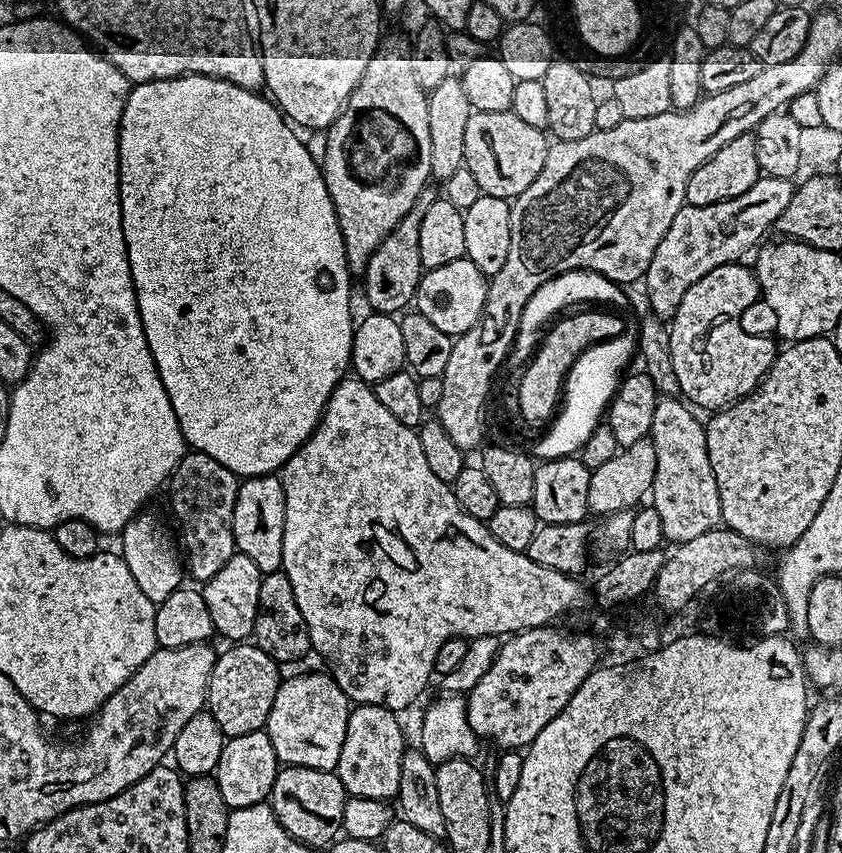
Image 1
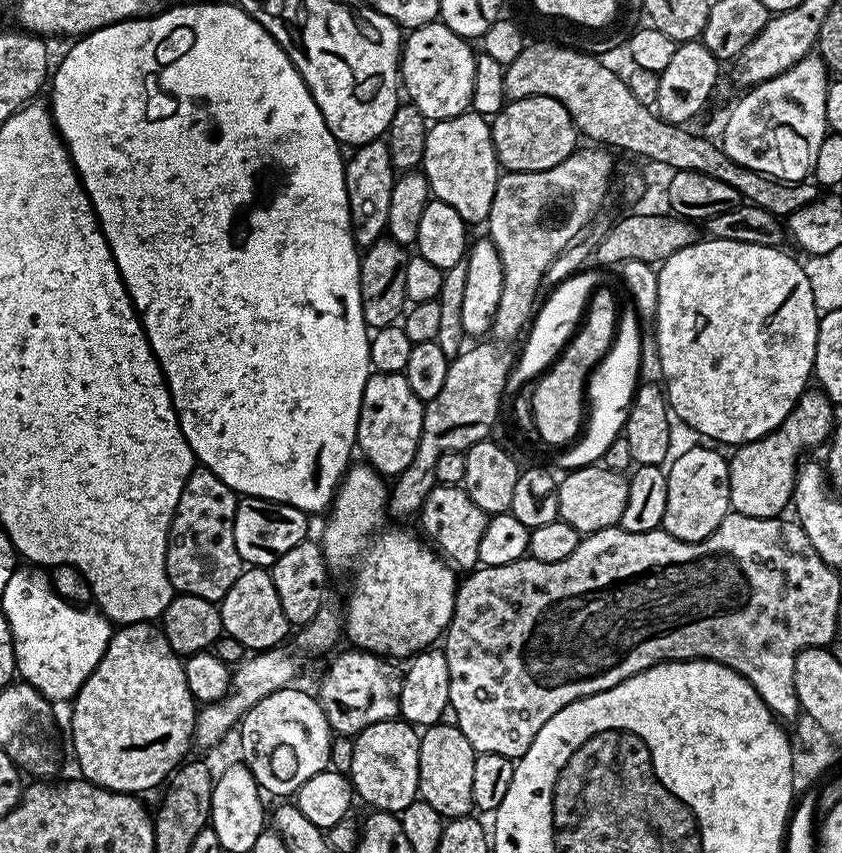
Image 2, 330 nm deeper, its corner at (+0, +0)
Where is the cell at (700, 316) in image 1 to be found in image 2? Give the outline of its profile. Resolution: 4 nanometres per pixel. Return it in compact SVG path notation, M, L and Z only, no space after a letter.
M700 238L696 241L696 243L686 246L684 249L678 250L677 253L672 254L659 265L656 273L656 277L658 278L658 306L656 307L654 327L656 327L656 356L660 359L660 372L664 375L665 380L663 380L664 395L668 398L668 407L671 415L675 417L677 421L680 419L682 423L689 424L689 426L692 427L698 435L705 436L705 438L708 439L705 441L715 442L717 445L732 444L731 446L739 446L742 444L749 444L758 438L770 435L774 429L782 426L782 422L788 417L790 410L794 407L794 405L800 401L801 394L806 391L809 387L810 381L813 379L814 369L816 367L816 343L818 342L818 326L820 325L821 314L816 310L816 306L814 304L814 290L810 290L809 279L806 278L806 270L804 269L803 263L801 263L799 259L796 261L794 257L787 256L783 250L784 248L780 246L772 247L770 245L751 245L750 242Z

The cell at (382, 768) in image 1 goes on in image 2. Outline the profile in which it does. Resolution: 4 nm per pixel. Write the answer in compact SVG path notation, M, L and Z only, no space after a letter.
M399 718L374 722L374 726L366 726L366 730L358 733L351 744L352 761L349 762L347 771L350 773L355 795L359 799L361 796L370 804L368 806L371 809L399 814L418 799L420 732L413 725Z

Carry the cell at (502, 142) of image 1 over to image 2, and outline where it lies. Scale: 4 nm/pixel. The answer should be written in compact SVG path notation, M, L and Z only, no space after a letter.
M531 96L521 100L508 100L504 109L491 117L490 123L500 167L510 172L550 170L578 148L576 123L570 118L566 106L554 98Z

